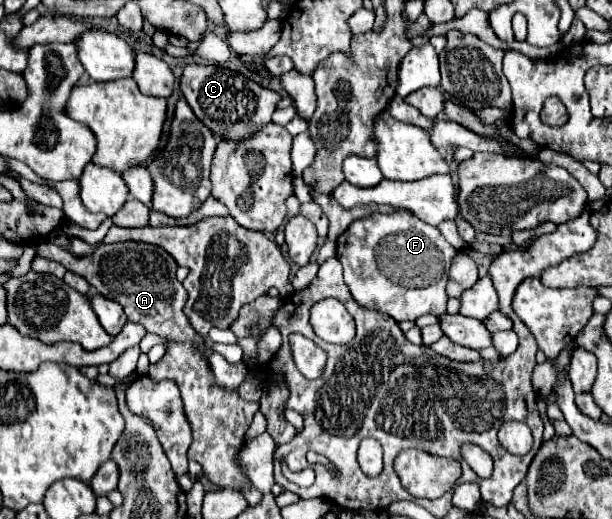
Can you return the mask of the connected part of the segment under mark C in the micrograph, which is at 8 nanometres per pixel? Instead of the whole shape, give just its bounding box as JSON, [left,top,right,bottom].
[180,64,280,140]

